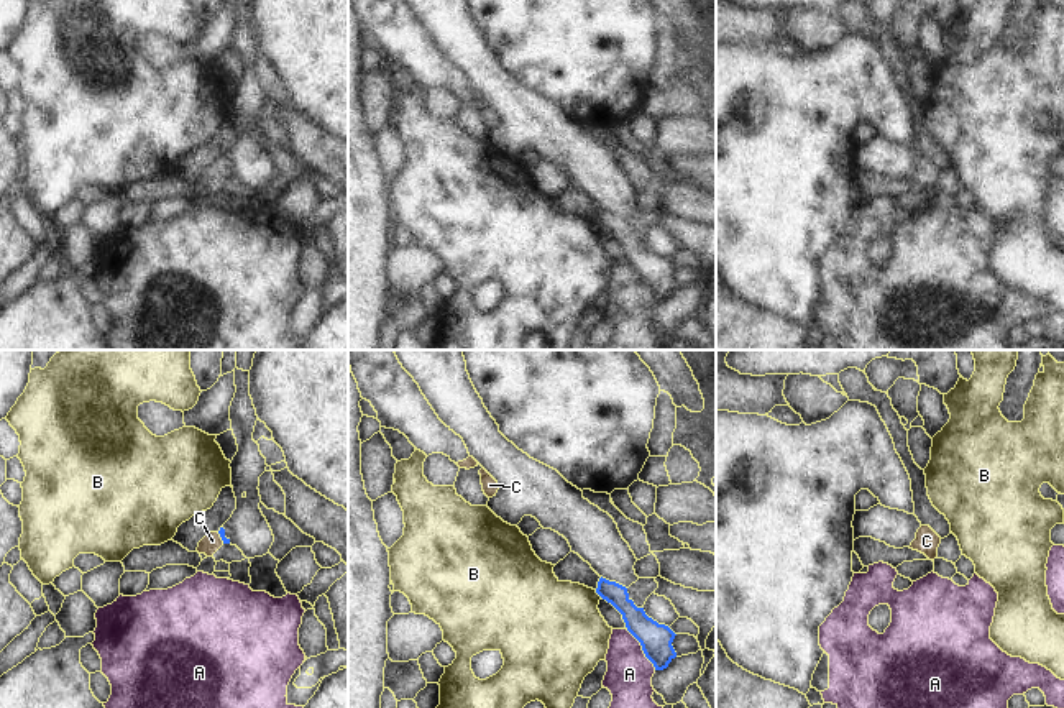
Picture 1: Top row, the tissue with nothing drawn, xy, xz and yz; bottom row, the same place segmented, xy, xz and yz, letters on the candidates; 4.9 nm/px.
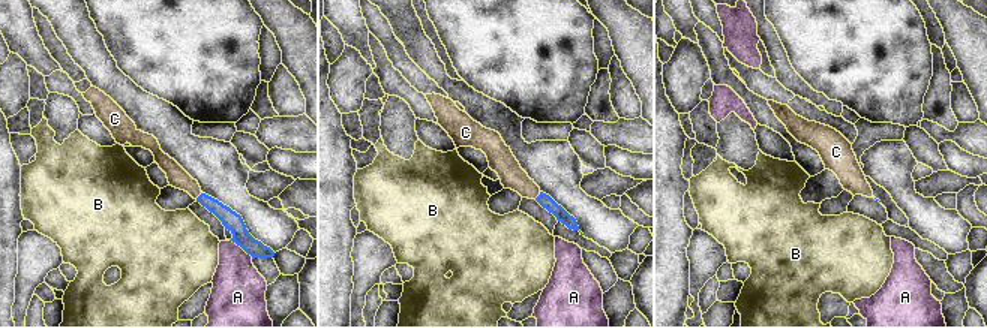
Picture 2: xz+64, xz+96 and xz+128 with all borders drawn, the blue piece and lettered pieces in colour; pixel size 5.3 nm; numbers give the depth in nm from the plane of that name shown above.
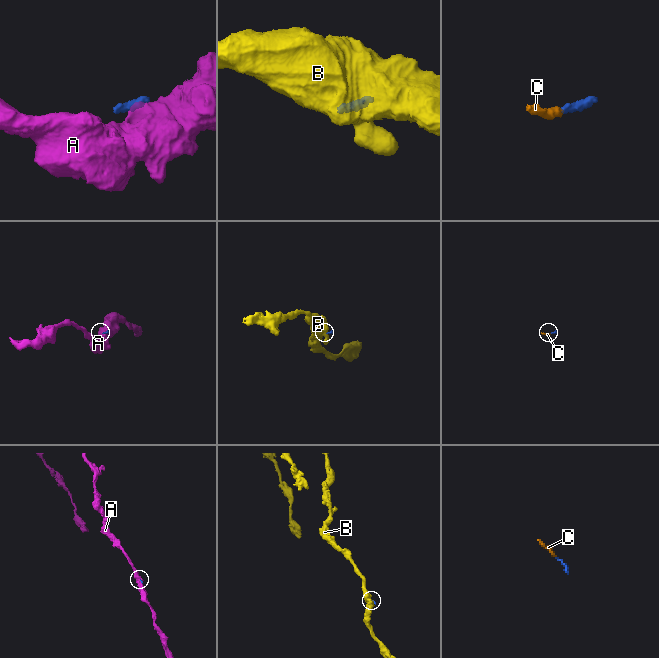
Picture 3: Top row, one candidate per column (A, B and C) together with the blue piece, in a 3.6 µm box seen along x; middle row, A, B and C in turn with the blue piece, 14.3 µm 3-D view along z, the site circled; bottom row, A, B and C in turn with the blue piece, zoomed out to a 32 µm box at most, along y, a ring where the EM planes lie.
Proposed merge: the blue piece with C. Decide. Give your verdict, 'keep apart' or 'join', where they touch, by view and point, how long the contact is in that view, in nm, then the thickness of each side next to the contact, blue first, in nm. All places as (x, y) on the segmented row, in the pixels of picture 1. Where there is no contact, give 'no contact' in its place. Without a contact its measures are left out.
join | xy (220, 536) | 70 nm | 30/90 nm

